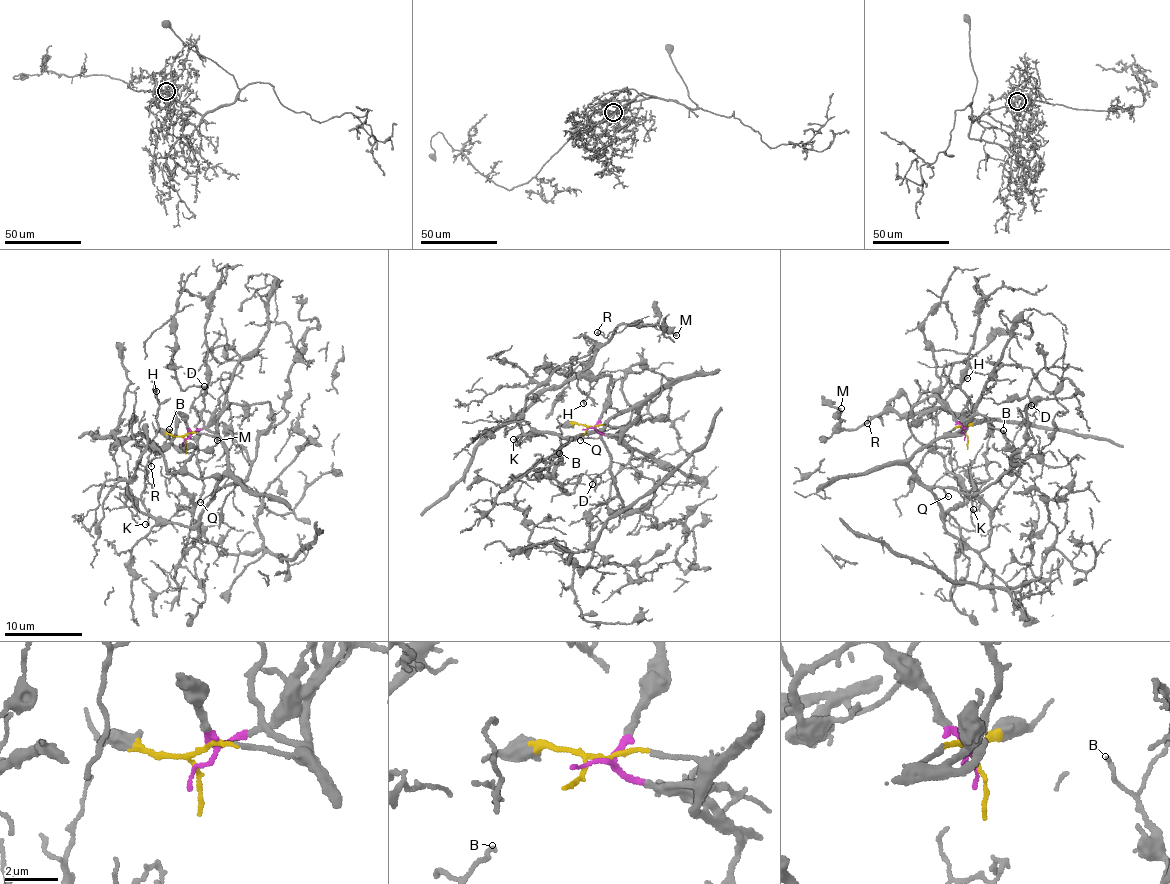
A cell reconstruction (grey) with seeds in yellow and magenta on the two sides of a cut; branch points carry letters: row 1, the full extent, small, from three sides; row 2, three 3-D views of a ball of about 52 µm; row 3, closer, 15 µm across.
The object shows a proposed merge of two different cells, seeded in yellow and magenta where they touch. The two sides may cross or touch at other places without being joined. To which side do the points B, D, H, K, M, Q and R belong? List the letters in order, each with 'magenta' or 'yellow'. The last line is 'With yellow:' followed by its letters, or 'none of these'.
B: yellow
D: yellow
H: magenta
K: yellow
M: magenta
Q: yellow
R: magenta
With yellow: B, D, K, Q

